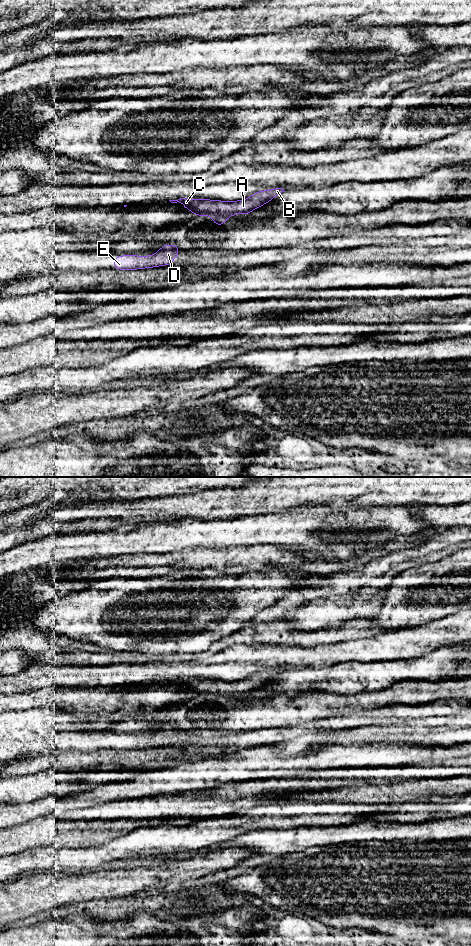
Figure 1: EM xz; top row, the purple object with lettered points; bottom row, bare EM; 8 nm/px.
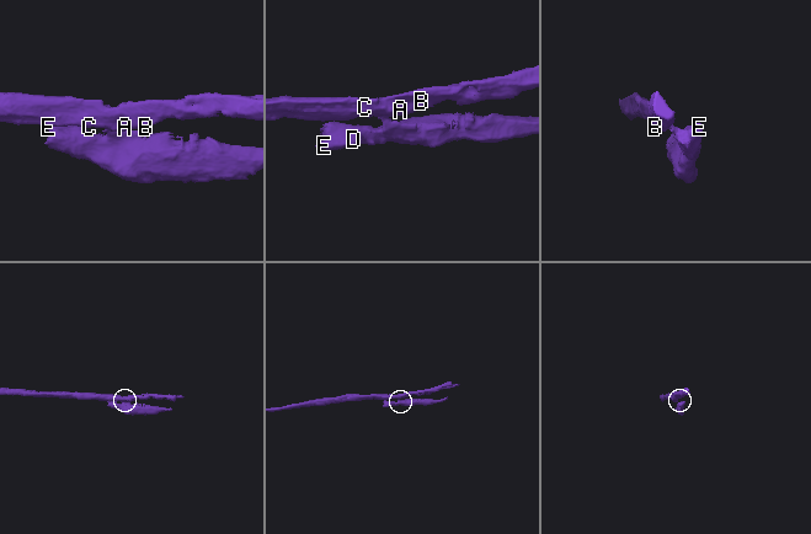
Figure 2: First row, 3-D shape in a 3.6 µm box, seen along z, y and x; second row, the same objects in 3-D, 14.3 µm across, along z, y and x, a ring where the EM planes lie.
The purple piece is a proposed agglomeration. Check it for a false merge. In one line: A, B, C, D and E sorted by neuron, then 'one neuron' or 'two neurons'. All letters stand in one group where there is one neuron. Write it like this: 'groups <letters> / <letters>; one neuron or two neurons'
groups A B C / D E; two neurons

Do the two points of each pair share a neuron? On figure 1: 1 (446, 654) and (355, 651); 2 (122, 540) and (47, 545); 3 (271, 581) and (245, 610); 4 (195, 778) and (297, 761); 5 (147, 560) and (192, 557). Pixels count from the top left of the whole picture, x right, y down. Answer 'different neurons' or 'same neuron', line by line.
1: different neurons
2: same neuron
3: same neuron
4: same neuron
5: same neuron

